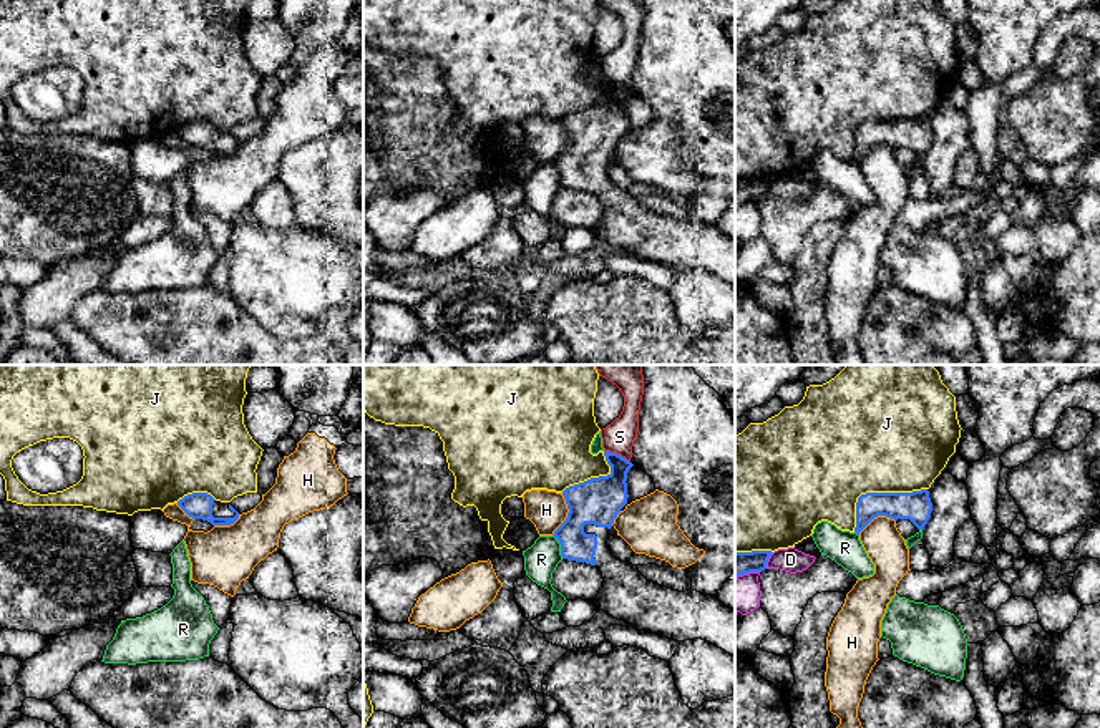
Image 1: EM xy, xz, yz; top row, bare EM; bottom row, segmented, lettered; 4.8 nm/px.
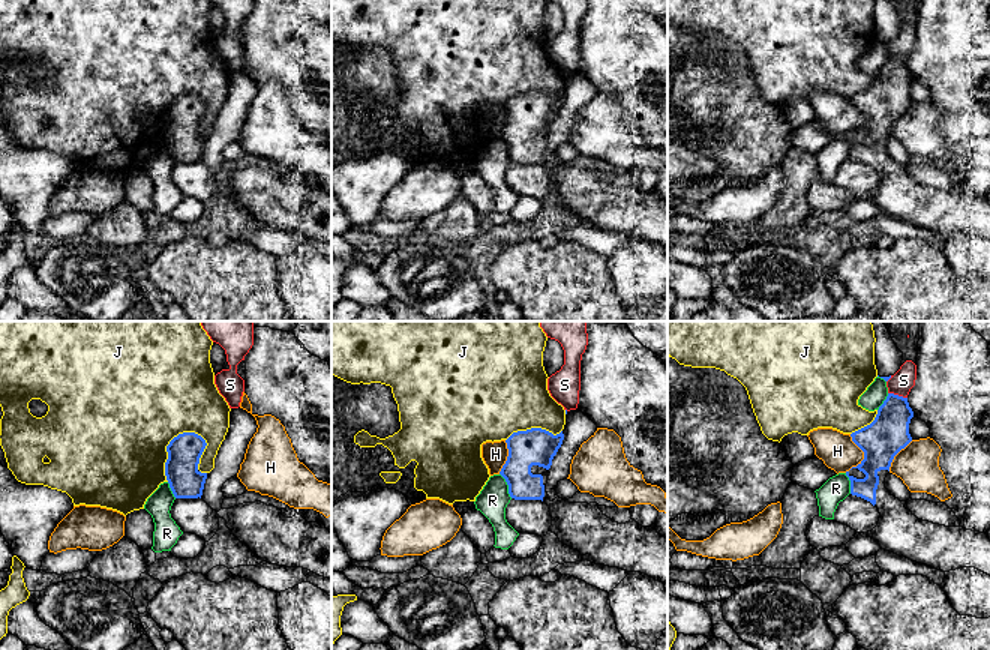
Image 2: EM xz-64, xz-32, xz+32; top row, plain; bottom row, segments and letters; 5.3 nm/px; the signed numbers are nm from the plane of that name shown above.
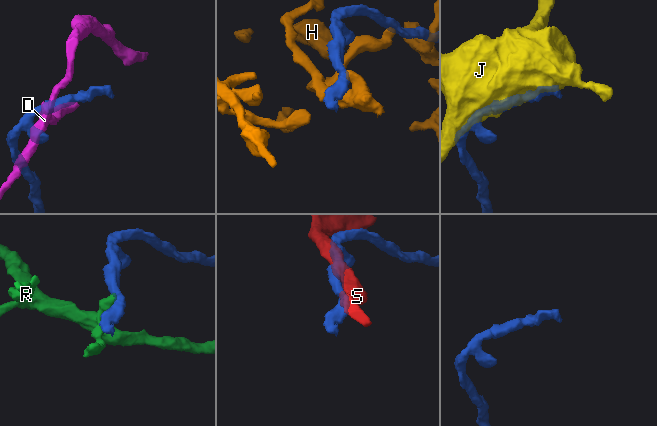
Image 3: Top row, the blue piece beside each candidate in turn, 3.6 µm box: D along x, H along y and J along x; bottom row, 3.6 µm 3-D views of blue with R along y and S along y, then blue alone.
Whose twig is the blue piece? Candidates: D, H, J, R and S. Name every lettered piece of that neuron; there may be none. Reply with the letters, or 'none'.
none

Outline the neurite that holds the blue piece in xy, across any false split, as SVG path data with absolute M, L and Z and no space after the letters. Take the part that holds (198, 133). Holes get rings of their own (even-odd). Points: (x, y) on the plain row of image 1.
M207 121L187 123L178 134L194 149L202 148L212 154L231 154L239 148L239 141L229 131L216 129Z

